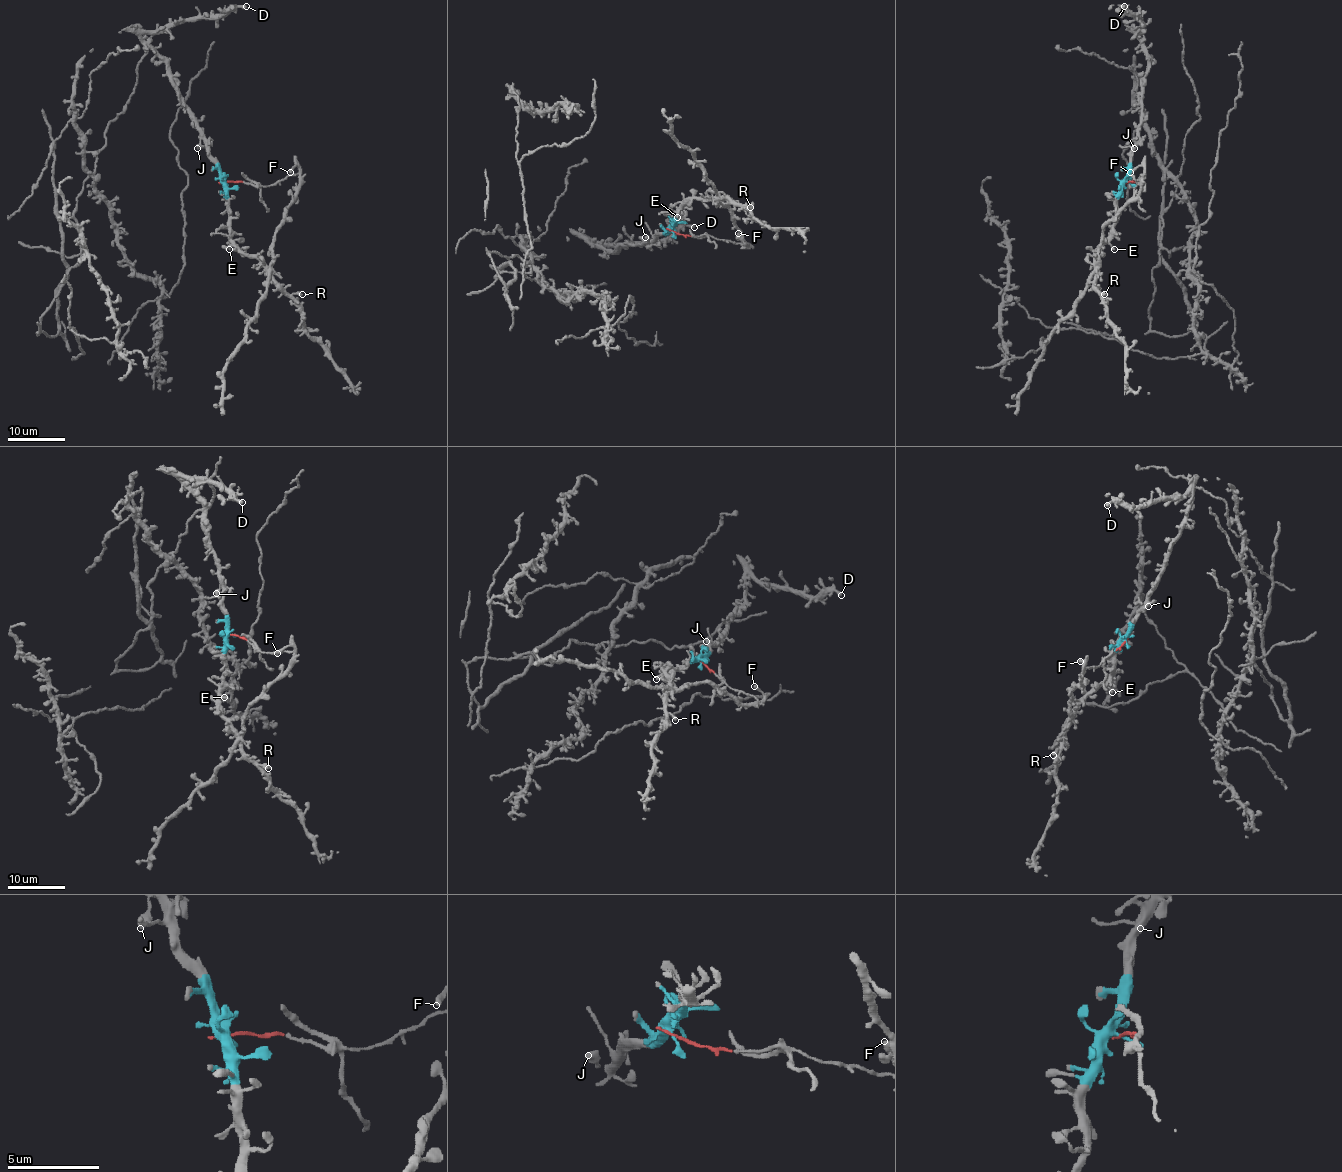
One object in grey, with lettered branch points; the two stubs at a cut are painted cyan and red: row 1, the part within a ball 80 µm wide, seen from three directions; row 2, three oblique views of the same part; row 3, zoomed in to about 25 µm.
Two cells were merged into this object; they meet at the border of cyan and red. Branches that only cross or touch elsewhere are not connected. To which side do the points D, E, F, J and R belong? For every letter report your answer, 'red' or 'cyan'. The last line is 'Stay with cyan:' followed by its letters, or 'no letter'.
D: cyan
E: cyan
F: red
J: cyan
R: cyan
Stay with cyan: D, E, J, R

